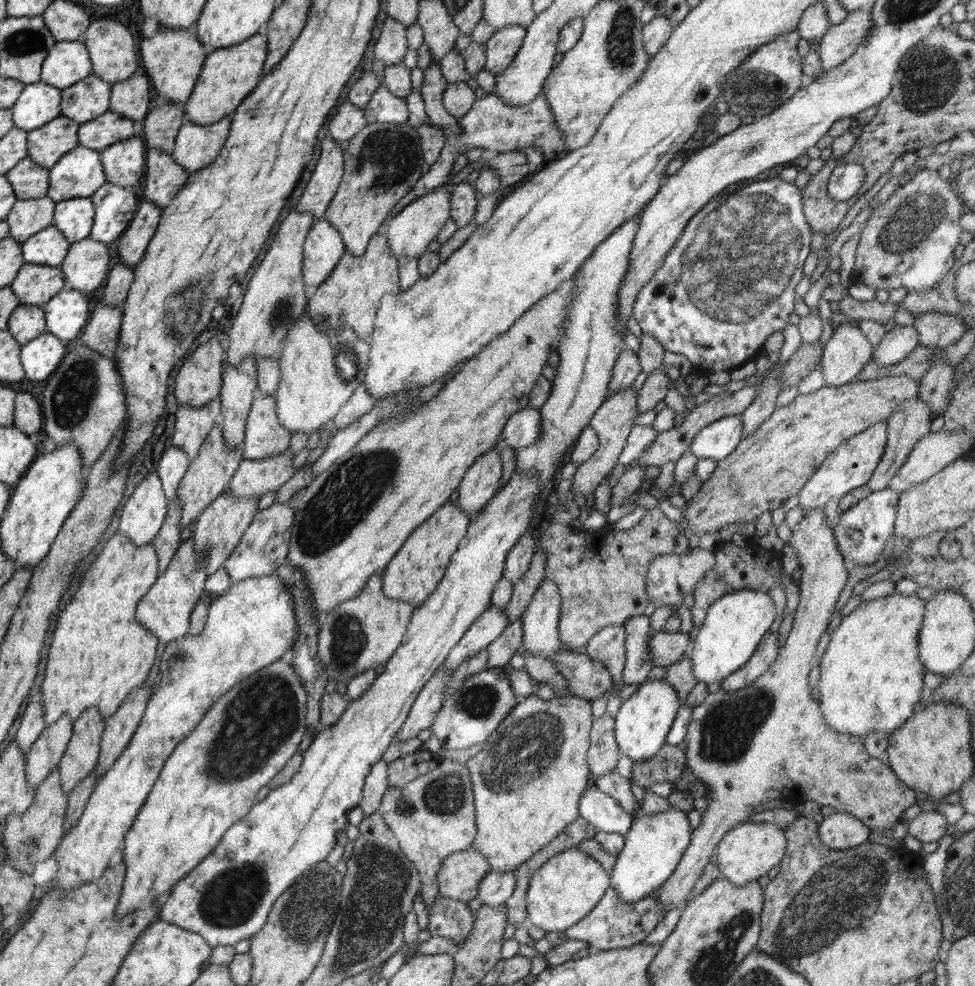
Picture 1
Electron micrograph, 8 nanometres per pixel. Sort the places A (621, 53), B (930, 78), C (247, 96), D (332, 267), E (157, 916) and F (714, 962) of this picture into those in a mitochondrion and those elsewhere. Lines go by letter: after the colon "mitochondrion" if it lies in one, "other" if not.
A: mitochondrion
B: mitochondrion
C: other
D: other
E: other
F: mitochondrion

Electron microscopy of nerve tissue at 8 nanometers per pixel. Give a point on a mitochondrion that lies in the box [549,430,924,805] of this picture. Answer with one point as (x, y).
(727, 728)

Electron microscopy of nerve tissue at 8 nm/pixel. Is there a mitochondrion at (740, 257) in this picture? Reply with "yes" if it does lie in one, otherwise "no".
yes

